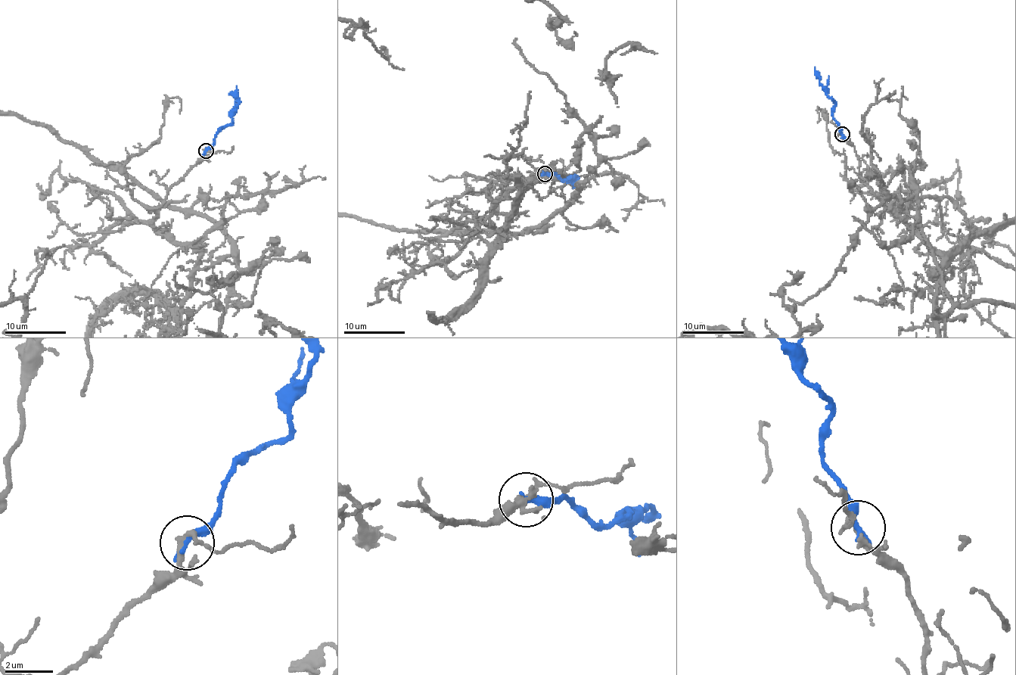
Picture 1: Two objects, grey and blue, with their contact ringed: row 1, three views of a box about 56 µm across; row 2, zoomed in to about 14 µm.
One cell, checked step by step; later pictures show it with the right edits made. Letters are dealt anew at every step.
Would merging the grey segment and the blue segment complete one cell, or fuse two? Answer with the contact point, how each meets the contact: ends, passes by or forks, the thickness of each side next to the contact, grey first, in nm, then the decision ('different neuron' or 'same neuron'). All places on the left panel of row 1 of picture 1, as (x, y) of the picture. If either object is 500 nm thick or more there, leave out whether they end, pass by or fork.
(206, 150) | grey passes by | blue ends | 180/360 nm | different neuron

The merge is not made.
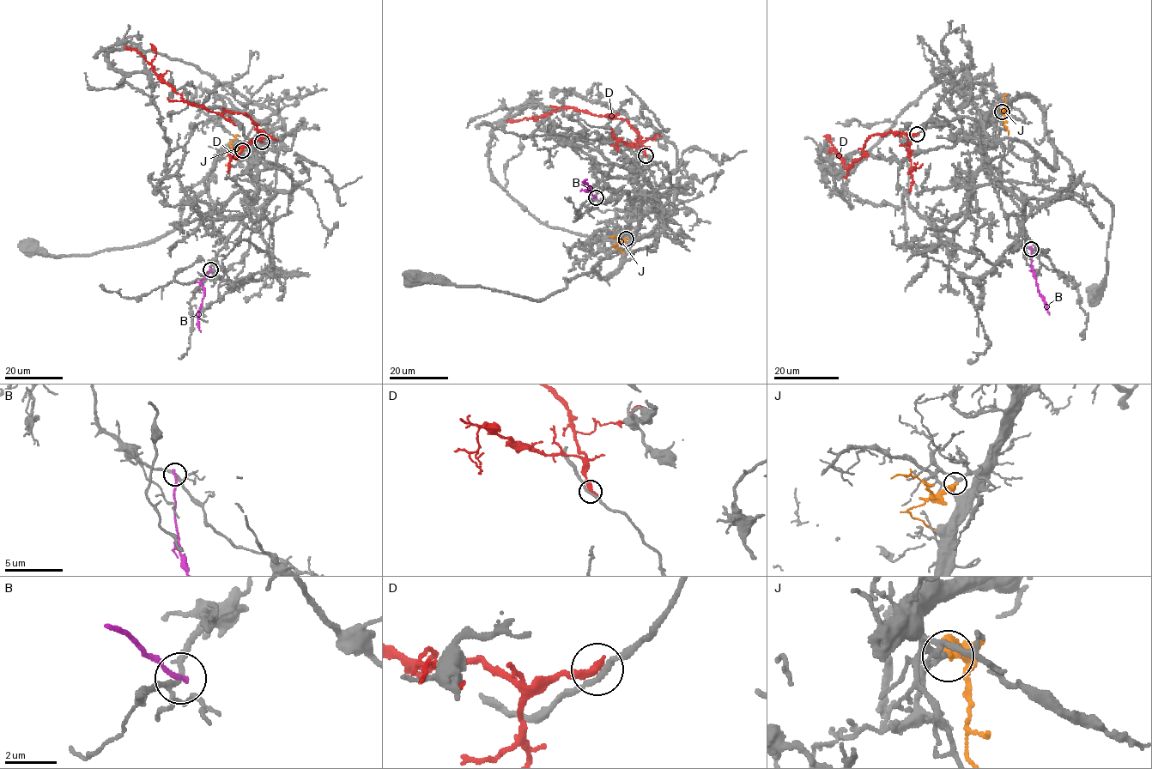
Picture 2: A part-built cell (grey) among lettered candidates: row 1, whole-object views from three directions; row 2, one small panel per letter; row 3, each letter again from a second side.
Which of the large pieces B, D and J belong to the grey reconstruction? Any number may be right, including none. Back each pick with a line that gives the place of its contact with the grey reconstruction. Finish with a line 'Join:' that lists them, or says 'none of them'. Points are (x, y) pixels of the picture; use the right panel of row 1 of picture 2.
J: contact (1002, 112)
Join: J

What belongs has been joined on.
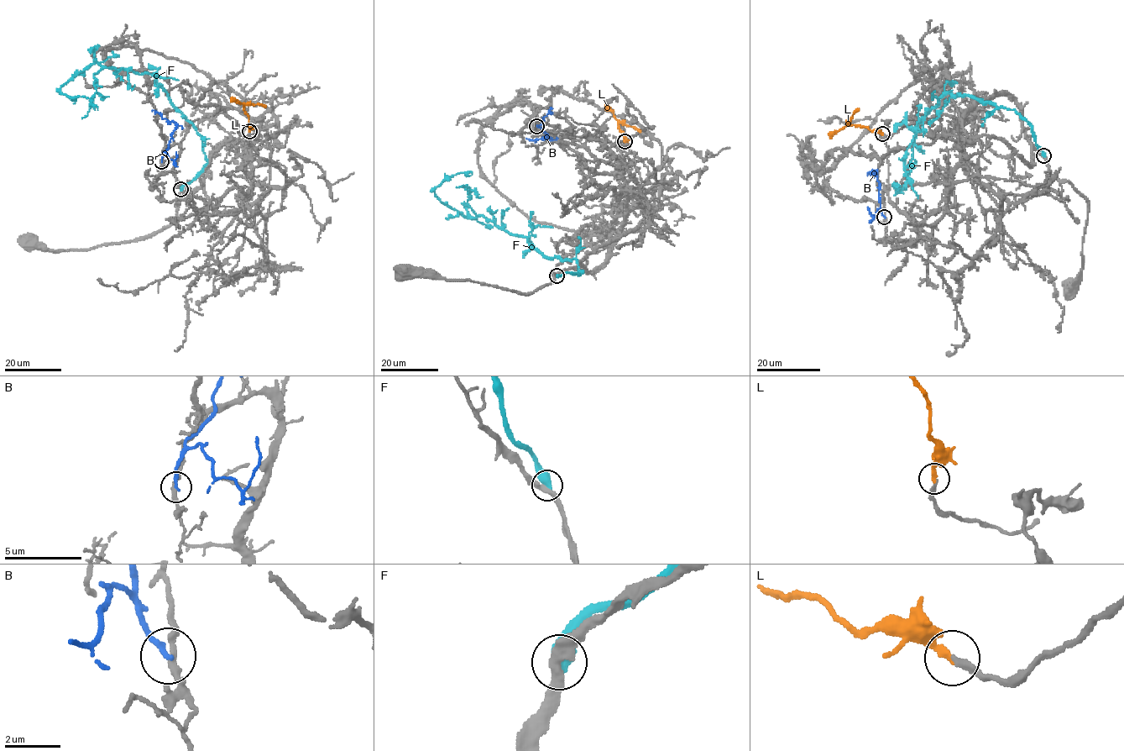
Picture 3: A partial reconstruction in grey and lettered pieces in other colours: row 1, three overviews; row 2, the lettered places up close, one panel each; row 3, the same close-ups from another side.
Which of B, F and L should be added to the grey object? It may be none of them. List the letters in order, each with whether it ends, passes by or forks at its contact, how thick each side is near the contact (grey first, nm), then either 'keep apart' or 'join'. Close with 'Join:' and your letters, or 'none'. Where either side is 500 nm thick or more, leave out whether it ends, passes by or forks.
B: it ends there; 260 nm thick on the grey side, 200 nm on the other; keep apart
F: 340 nm thick on the grey side, 650 nm on the other; keep apart
L: it ends there; 220 nm thick on the grey side, 240 nm on the other; join
Join: L

